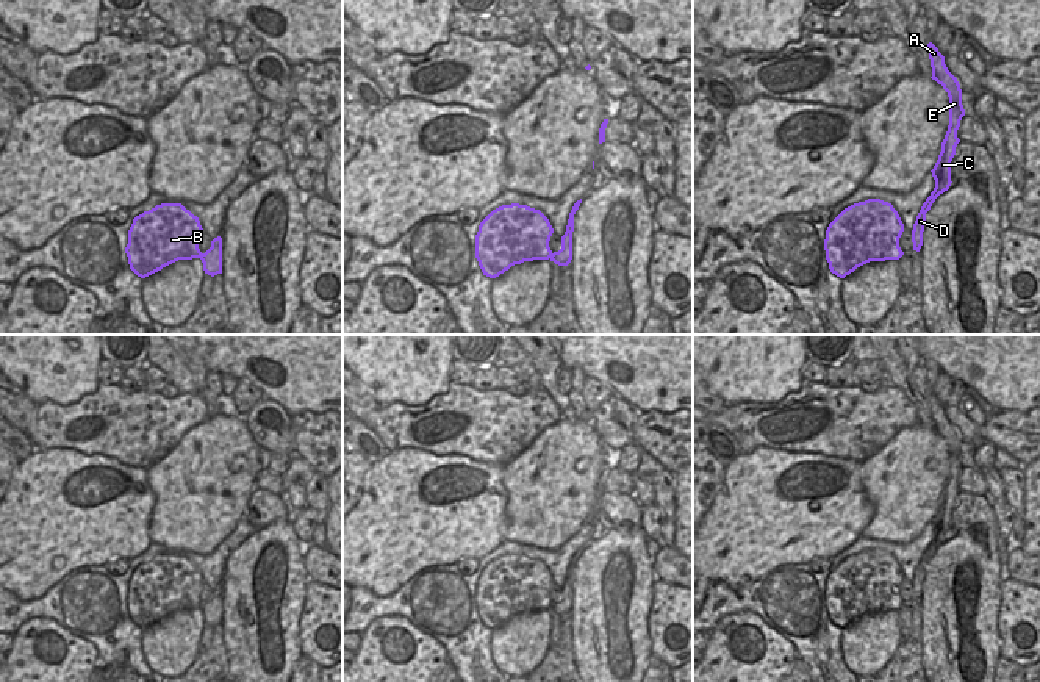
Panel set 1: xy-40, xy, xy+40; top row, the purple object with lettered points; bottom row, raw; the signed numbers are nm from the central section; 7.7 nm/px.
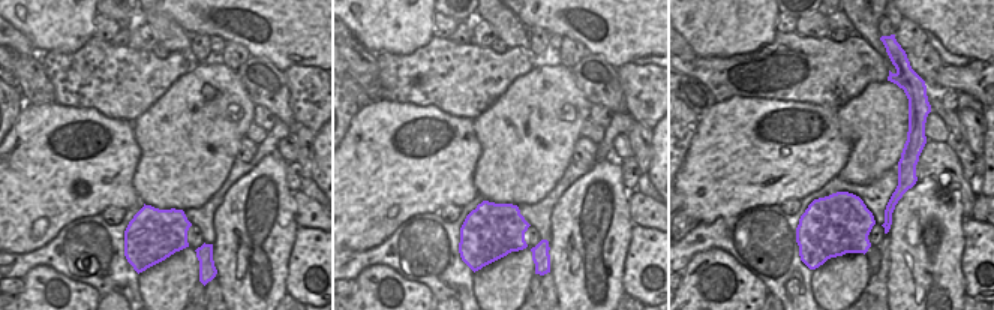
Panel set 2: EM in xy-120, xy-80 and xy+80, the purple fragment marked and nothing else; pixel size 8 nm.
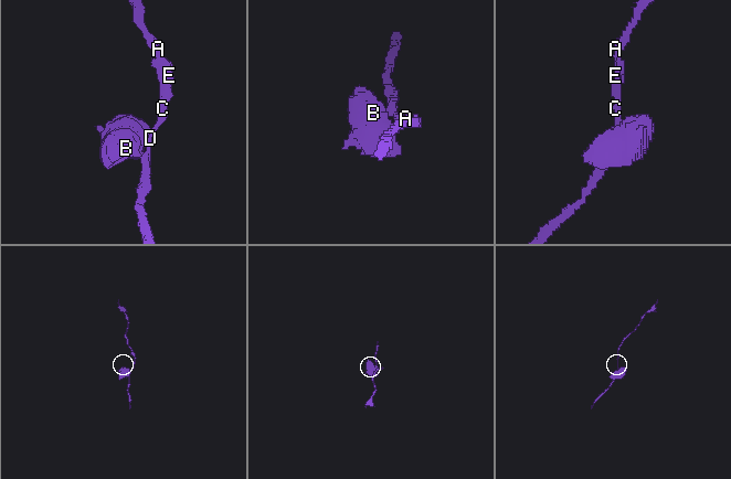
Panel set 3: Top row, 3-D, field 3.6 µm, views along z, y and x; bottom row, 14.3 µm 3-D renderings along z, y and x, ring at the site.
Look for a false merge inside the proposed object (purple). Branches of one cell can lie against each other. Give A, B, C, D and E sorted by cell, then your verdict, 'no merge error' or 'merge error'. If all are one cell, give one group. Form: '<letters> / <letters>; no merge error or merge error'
A C D E / B; merge error

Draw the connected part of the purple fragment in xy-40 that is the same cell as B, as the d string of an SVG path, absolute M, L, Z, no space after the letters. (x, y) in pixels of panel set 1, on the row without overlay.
M161 554L133 569L125 604L130 619L145 629L178 612L200 608L203 579L181 554Z

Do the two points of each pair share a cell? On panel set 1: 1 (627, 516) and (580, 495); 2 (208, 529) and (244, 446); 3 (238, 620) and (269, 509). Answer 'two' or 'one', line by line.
1: two
2: one
3: two

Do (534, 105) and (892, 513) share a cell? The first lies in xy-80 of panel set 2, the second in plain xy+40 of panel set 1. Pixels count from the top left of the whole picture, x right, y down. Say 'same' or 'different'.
same

